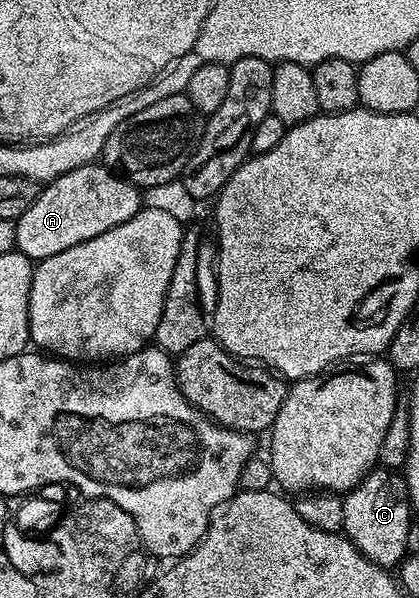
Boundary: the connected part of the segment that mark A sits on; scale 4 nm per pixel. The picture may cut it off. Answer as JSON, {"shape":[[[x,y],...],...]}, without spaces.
{"shape":[[[104,164],[75,168],[48,183],[16,219],[16,249],[30,260],[59,256],[59,252],[67,252],[67,248],[75,248],[75,244],[103,236],[103,232],[134,218],[143,209],[141,194],[128,178],[113,173]]]}

